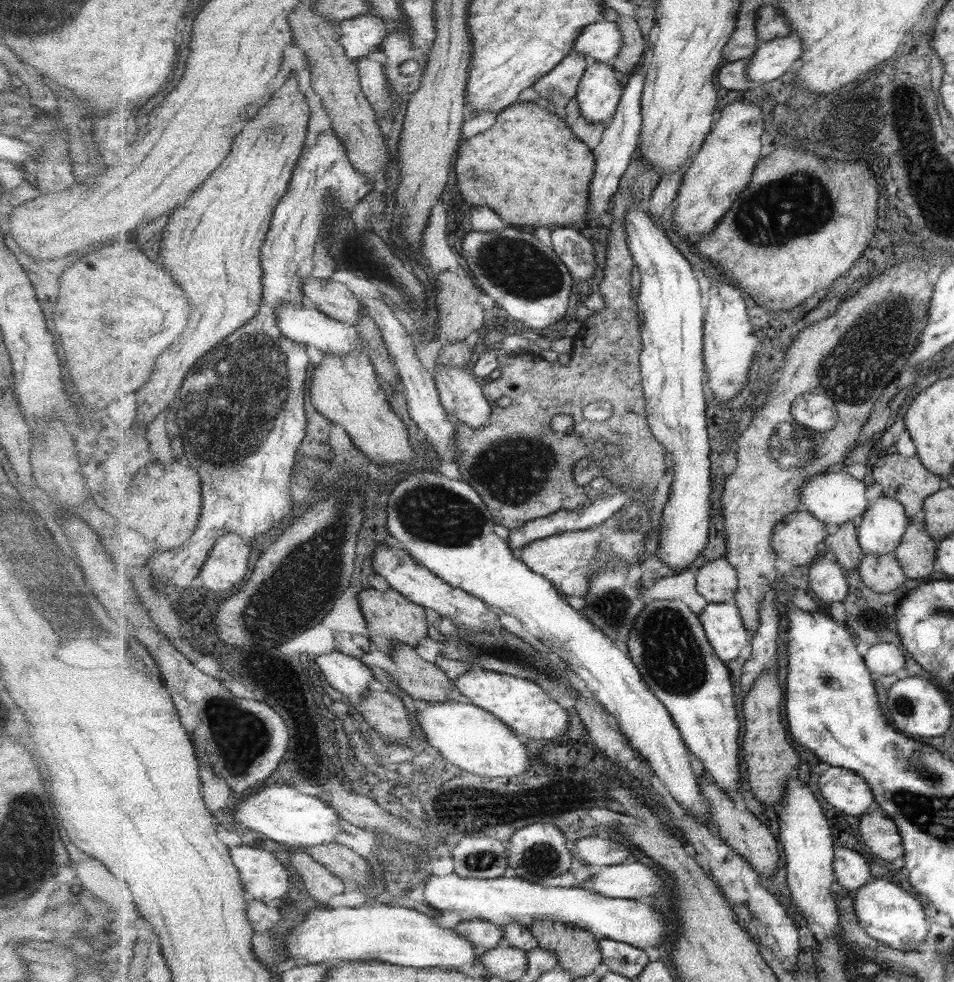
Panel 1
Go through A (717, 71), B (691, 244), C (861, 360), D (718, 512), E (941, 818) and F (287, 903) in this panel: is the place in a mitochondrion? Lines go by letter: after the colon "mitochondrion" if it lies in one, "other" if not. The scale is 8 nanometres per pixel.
A: other
B: other
C: mitochondrion
D: other
E: mitochondrion
F: other

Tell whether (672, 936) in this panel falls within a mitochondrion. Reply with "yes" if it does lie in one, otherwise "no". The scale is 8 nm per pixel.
no

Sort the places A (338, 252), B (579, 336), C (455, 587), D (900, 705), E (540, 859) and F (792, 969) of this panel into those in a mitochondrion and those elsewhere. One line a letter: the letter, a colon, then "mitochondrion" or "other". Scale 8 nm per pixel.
A: mitochondrion
B: other
C: other
D: mitochondrion
E: mitochondrion
F: other

